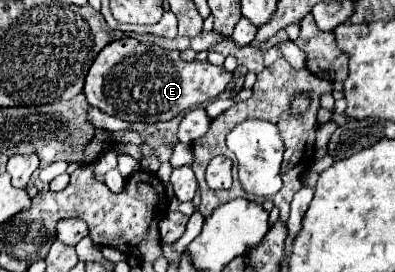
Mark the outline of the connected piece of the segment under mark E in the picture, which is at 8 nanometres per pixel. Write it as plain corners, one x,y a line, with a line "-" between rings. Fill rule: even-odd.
122,37
108,43
94,59
86,75
84,95
92,107
118,119
130,123
158,123
170,121
190,107
200,107
212,97
220,97
232,81
232,73
226,73
222,67
210,65
208,61
188,63
180,59
178,51
148,47
132,37

